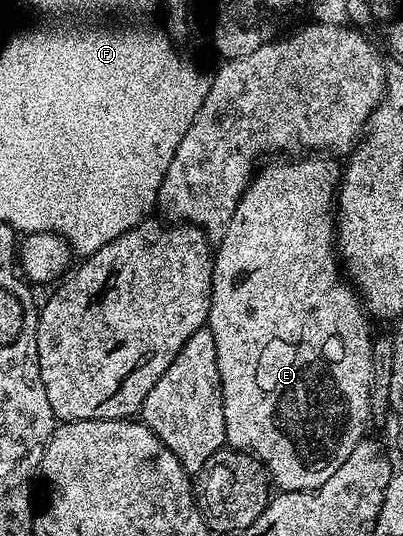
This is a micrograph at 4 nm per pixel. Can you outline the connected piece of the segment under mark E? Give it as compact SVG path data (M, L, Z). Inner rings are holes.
M288 156L285 157L288 158L285 162L272 160L269 161L272 162L269 166L261 165L253 174L252 182L246 188L242 200L238 200L234 216L230 216L230 228L226 228L226 236L222 236L214 250L216 263L206 328L214 336L214 348L218 352L218 376L222 380L222 400L226 416L224 441L231 449L253 454L264 465L267 477L272 477L280 485L281 491L316 490L326 484L326 480L330 480L330 476L334 476L334 472L338 472L338 468L346 464L346 456L354 452L360 439L365 437L367 430L364 429L370 426L374 331L368 327L370 318L366 307L353 283L346 277L338 257L336 196L342 170L338 162L336 166L335 160L328 157L332 156Z

